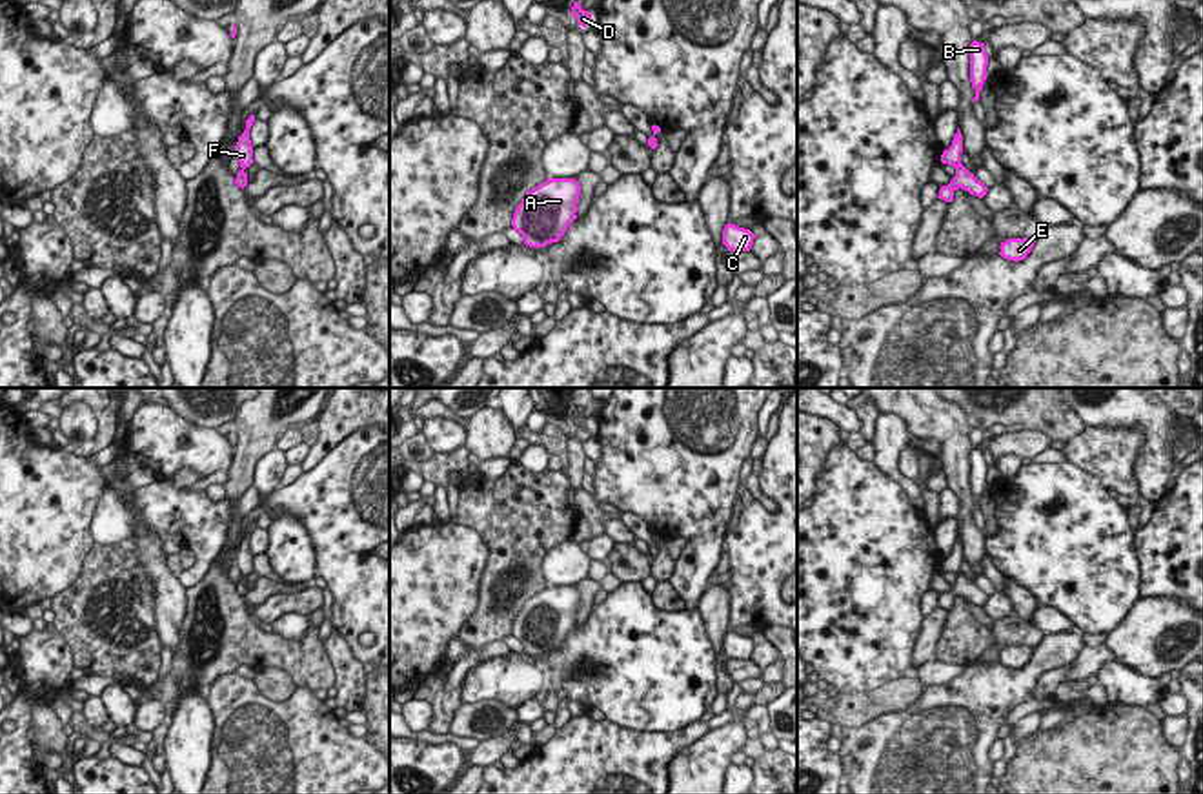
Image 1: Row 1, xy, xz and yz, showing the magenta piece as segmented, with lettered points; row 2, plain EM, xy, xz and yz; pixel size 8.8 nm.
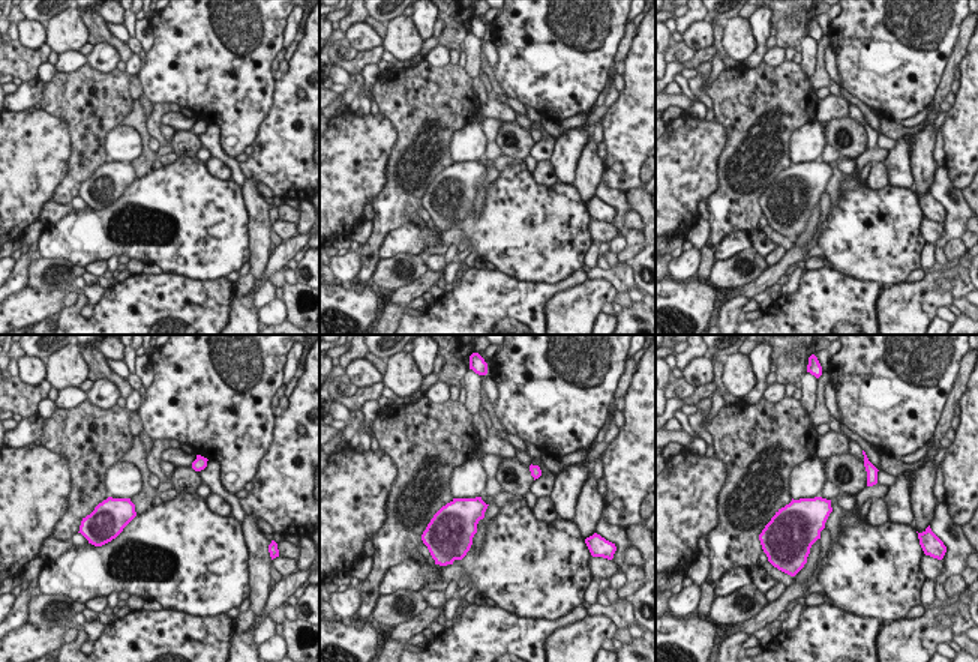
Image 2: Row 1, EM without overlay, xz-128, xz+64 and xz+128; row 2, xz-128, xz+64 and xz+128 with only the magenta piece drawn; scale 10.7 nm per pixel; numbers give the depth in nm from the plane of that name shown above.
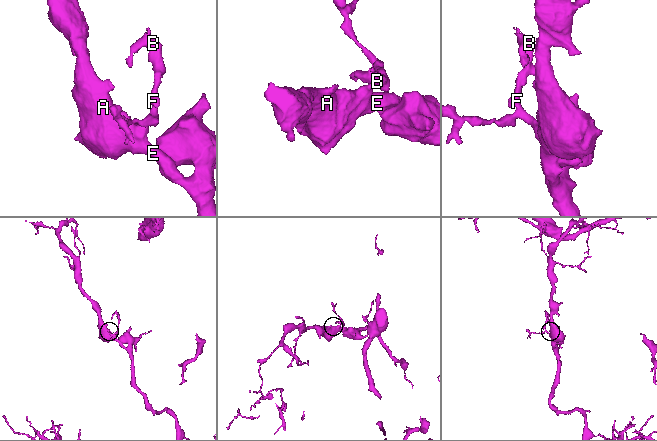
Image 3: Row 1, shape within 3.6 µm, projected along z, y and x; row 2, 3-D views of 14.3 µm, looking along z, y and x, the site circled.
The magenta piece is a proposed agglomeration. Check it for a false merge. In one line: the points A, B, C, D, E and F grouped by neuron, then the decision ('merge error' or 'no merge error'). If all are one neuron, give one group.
A B C D E F; no merge error

